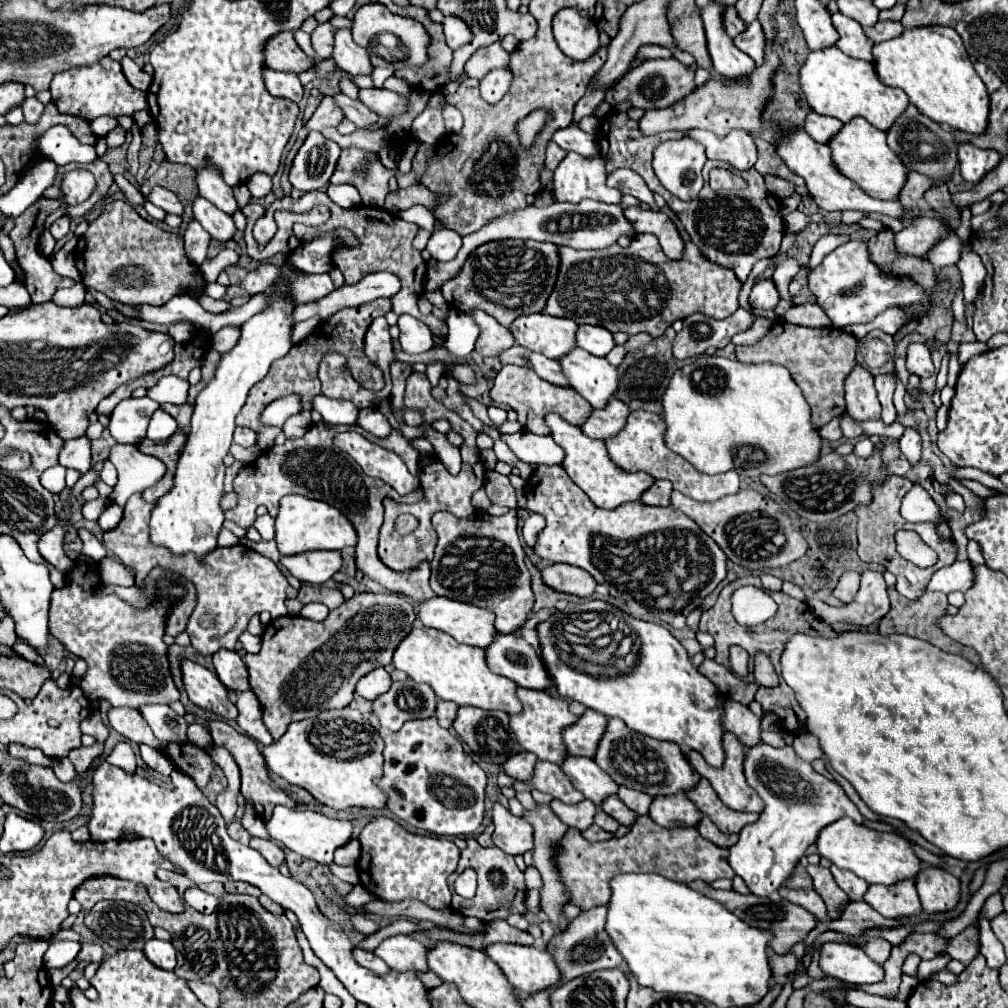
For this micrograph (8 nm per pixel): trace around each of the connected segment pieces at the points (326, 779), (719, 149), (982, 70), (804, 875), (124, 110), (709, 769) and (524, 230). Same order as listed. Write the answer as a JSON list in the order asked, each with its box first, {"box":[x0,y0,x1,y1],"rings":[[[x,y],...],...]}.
[{"box":[262,718,386,810],"rings":[[[310,718],[292,722],[280,740],[264,746],[262,756],[268,770],[282,776],[290,784],[306,788],[318,802],[336,810],[350,806],[382,808],[386,804],[386,796],[374,784],[374,778],[382,776],[384,742],[372,726],[362,726],[362,730],[358,730],[358,734],[370,734],[370,754],[358,754],[358,758],[330,758],[330,754],[318,754],[318,750],[314,750],[314,742],[310,742],[310,734],[314,734],[314,722],[310,722]]]},{"box":[686,130,756,170],"rings":[[[686,130],[688,138],[694,138],[706,148],[706,156],[732,164],[736,170],[748,170],[756,162],[756,146],[748,132],[732,130],[724,138],[708,130]]]},{"box":[974,62,1002,94],"rings":[[[976,62],[974,64],[974,68],[976,68],[976,72],[978,72],[978,76],[982,78],[982,82],[986,84],[986,90],[988,90],[988,94],[992,94],[992,90],[998,90],[998,86],[1002,86],[1002,80],[986,66],[986,64],[982,64],[982,62]]]},{"box":[786,862,814,888],"rings":[[[798,862],[798,866],[794,868],[794,874],[790,878],[790,882],[786,882],[786,888],[814,888],[814,884],[810,882],[810,874],[806,872],[804,862]]]},{"box":[50,56,146,120],"rings":[[[110,56],[102,58],[94,66],[84,66],[84,68],[72,68],[66,72],[60,72],[52,78],[50,84],[52,92],[52,102],[58,106],[60,112],[64,114],[74,114],[84,120],[94,120],[98,116],[132,116],[138,110],[146,108],[146,94],[140,90],[134,90],[130,82],[126,82],[126,76],[122,74],[120,62],[112,60]]]},{"box":[686,732,764,812],"rings":[[[724,732],[722,742],[724,742],[726,760],[720,768],[710,766],[708,762],[704,762],[702,754],[692,750],[686,754],[688,762],[694,766],[694,770],[700,776],[708,778],[714,792],[728,808],[740,810],[740,812],[762,812],[762,806],[764,806],[762,800],[746,784],[746,778],[744,778],[744,770],[742,770],[744,746],[738,742],[738,738],[732,732]]]},{"box":[426,200,634,290],"rings":[[[582,200],[578,204],[568,204],[568,202],[554,202],[552,206],[540,210],[534,206],[526,206],[524,210],[504,214],[486,226],[482,226],[478,232],[472,232],[464,236],[464,244],[458,252],[458,256],[452,262],[440,262],[436,268],[428,268],[426,272],[426,290],[436,290],[440,288],[448,278],[458,274],[462,268],[464,260],[468,254],[478,248],[484,242],[490,240],[502,240],[502,238],[532,238],[540,242],[552,242],[556,246],[570,246],[570,248],[606,248],[610,244],[616,244],[620,236],[634,238],[634,228],[630,226],[630,220],[624,216],[620,204],[606,204],[606,202],[596,202],[596,200]]]}]

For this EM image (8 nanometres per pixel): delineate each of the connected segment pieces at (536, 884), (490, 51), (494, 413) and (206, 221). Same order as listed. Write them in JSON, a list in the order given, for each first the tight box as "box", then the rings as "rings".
[{"box":[524,867,542,890],"rings":[[[527,867],[524,876],[526,876],[526,888],[528,890],[540,890],[542,888],[542,878],[540,878],[540,874],[538,874],[538,870],[535,867]]]},{"box":[464,42,510,80],"rings":[[[494,42],[492,46],[482,46],[482,50],[474,52],[472,58],[466,62],[464,72],[470,78],[480,80],[484,74],[490,72],[490,68],[506,68],[508,70],[508,62],[510,62],[510,52],[506,52],[502,48],[502,42]]]},{"box":[488,406,507,428],"rings":[[[488,406],[488,416],[490,416],[490,420],[492,420],[492,424],[494,424],[496,428],[500,428],[507,420],[506,410],[496,408],[496,406]]]},{"box":[192,196,236,240],"rings":[[[196,196],[192,200],[192,210],[194,210],[194,218],[202,224],[202,228],[216,240],[230,240],[236,226],[232,222],[230,214],[222,214],[222,210],[218,210],[210,200]]]}]

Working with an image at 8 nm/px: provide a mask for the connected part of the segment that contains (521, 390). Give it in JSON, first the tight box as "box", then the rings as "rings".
{"box":[490,366,592,434],"rings":[[[502,366],[502,370],[498,372],[494,386],[490,388],[490,396],[494,402],[498,404],[508,404],[510,408],[514,408],[518,412],[518,422],[524,426],[524,430],[534,432],[534,434],[550,434],[550,430],[544,424],[544,414],[548,412],[556,412],[560,414],[566,422],[574,422],[576,426],[582,424],[590,412],[592,406],[570,386],[554,386],[542,378],[538,378],[538,374],[534,374],[534,370],[524,368],[524,366]]]}

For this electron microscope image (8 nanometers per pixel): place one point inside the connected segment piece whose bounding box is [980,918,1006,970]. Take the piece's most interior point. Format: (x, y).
(989, 946)

